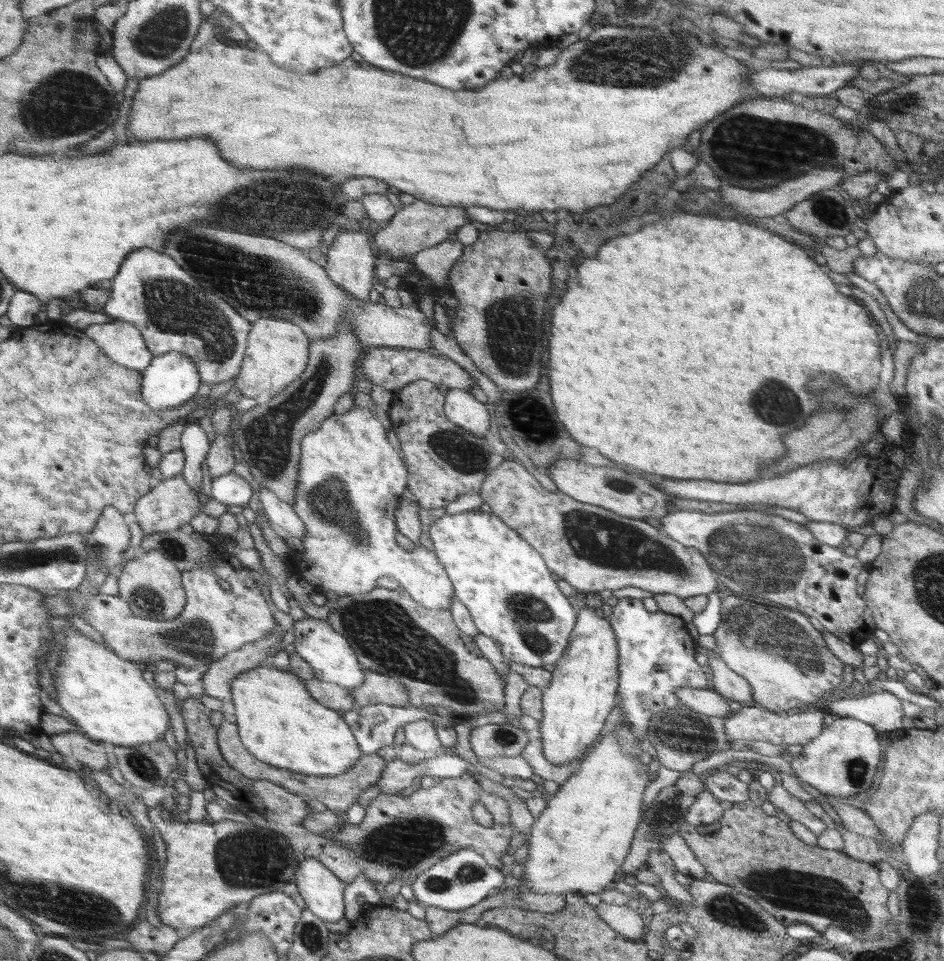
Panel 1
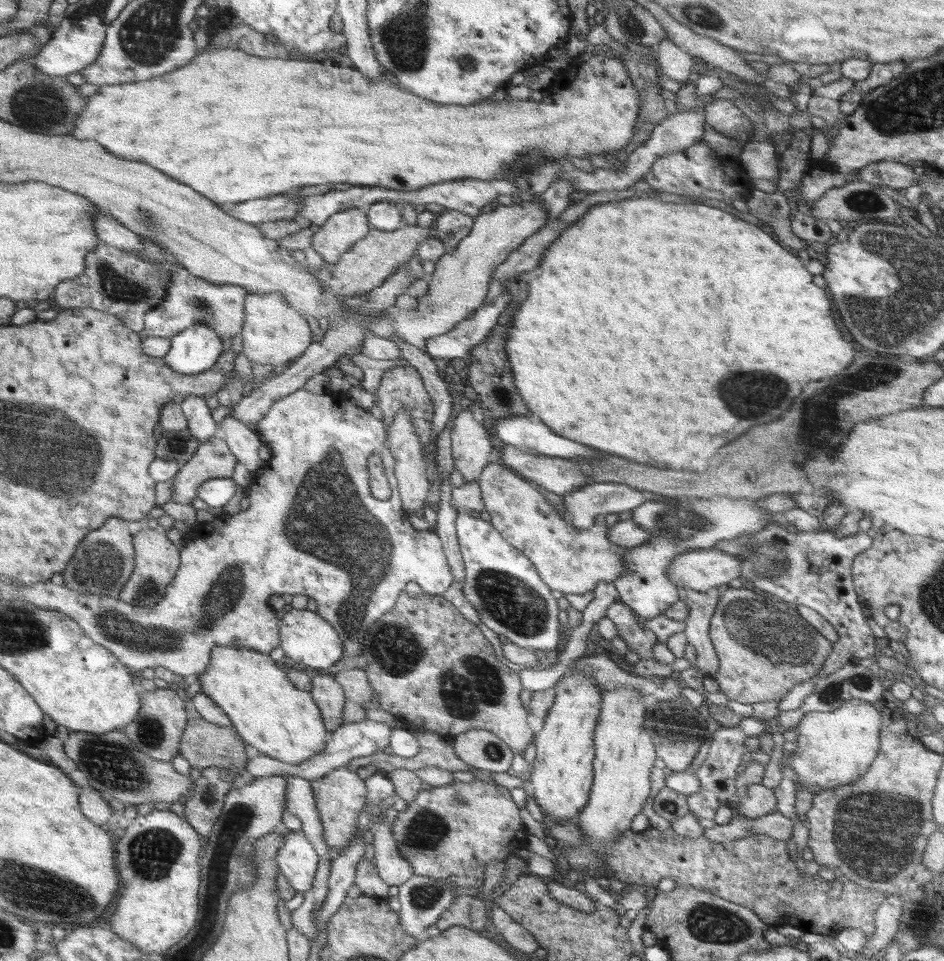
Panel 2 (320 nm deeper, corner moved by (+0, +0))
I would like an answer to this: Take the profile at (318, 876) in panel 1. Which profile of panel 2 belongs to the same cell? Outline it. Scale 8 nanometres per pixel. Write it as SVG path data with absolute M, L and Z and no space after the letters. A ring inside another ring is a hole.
M301 831L284 834L284 844L277 854L278 868L296 892L310 892L316 879L320 857Z

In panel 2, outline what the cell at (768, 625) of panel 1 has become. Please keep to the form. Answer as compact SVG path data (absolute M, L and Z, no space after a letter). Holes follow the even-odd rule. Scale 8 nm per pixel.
M743 579L742 587L726 589L709 625L709 637L720 660L720 667L712 677L732 705L783 699L797 684L817 677L817 672L839 637L834 627L813 608L778 602L770 596L760 596L759 588L751 582Z

